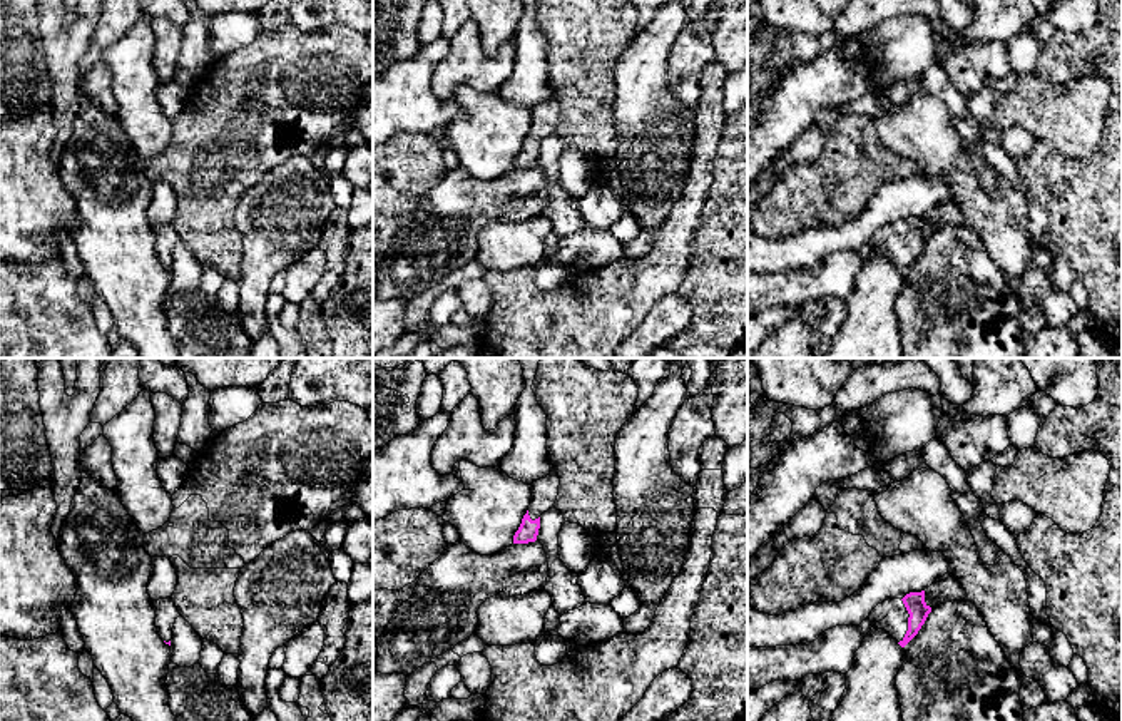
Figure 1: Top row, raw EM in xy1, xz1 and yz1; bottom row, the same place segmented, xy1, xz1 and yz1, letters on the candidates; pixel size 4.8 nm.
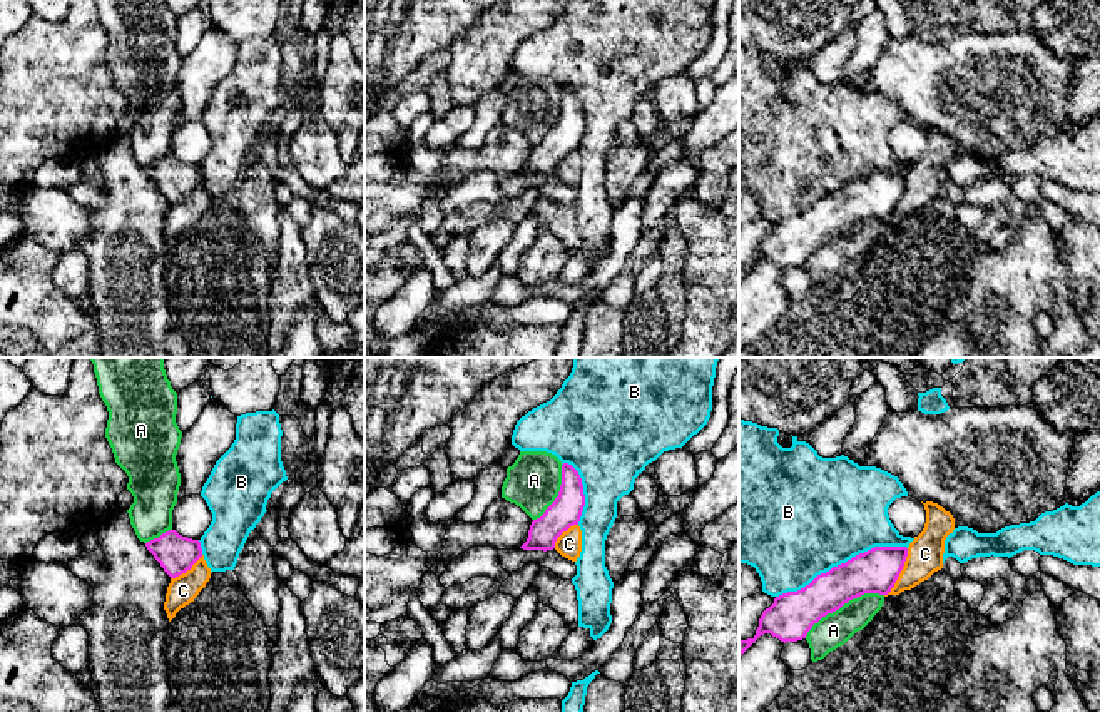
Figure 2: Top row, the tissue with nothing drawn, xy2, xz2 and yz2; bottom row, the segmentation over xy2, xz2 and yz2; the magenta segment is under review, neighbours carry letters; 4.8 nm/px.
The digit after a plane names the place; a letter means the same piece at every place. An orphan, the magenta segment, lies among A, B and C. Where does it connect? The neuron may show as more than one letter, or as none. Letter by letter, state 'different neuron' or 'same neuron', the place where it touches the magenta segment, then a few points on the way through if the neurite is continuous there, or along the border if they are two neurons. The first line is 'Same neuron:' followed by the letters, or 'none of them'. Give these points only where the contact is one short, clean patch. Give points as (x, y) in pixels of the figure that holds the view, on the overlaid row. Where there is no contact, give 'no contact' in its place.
Same neuron: none of them
A: different neuron; meets magenta in yz2 at (841, 605)
B: different neuron; meets magenta in yz2 at (841, 564)
C: different neuron; meets magenta in yz2 at (900, 572); border along yz2 (908, 549), (905, 565), (895, 585), (885, 595)

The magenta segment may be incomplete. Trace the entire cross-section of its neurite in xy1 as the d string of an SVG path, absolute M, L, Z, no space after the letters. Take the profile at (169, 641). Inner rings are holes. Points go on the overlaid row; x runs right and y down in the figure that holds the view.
M171 597L154 601L154 611L157 632L161 639L171 646L172 627L181 614Z

